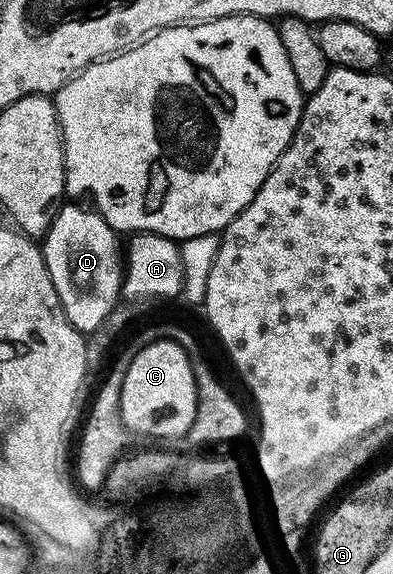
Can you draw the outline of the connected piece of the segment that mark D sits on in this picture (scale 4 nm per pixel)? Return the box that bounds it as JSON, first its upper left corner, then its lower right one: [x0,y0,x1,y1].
[41,203,124,334]

